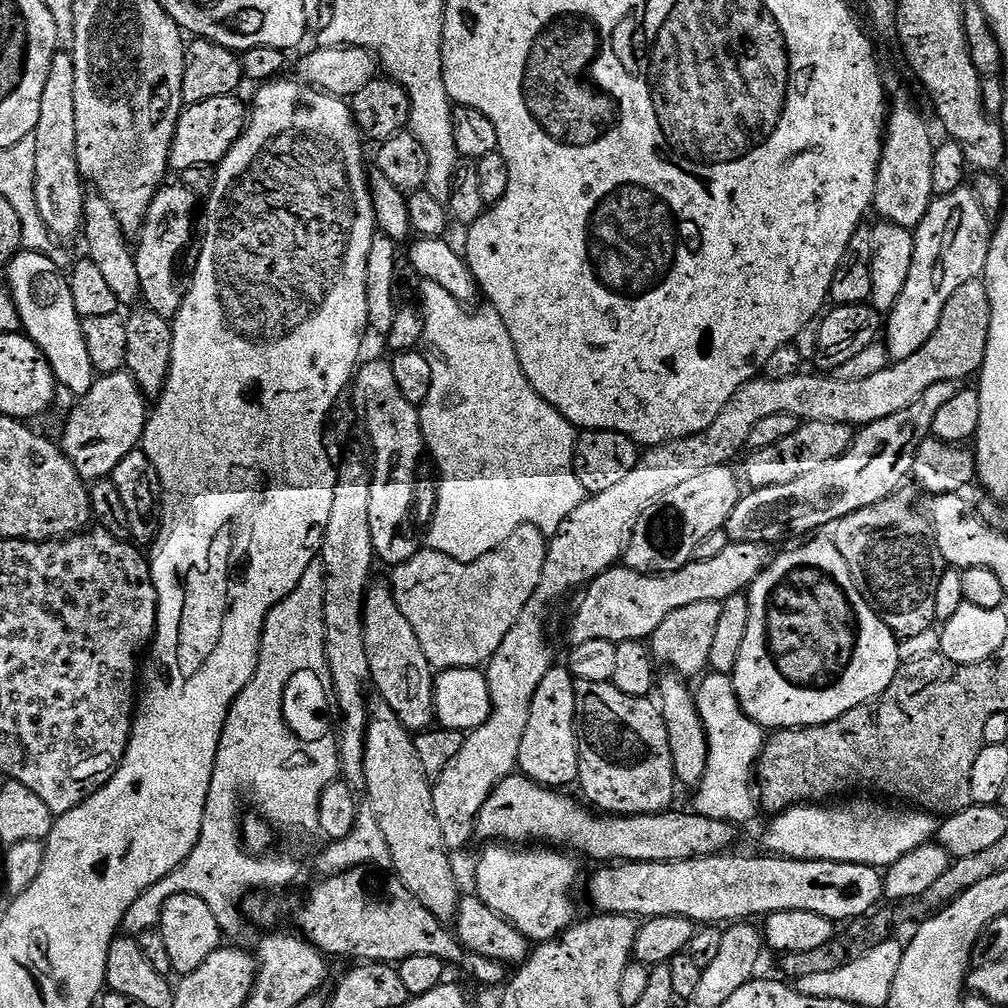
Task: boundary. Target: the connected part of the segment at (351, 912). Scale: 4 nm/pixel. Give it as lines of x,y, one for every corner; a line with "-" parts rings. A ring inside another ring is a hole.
352,868
348,872
340,872
336,876
325,876
308,892
308,897
296,908
296,924
299,935
305,940
309,940
313,946
323,952
325,957
332,956
353,956
353,961
367,962
369,964
390,964
399,966
406,958
429,957
438,958
446,966
457,964
466,975
472,980
477,980
480,984
492,988
503,985
506,980
505,965
494,962
490,958
482,958
482,954
468,952
460,945
451,931
448,932
445,925
437,916
430,914
406,886
398,879
389,879
388,884
388,904
384,900
371,900
368,892
364,889
365,873
358,868

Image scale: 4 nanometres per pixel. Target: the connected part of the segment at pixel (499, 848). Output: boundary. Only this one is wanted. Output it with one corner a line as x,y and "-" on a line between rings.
500,842
485,848
476,864
474,892
496,916
510,922
529,942
552,940
572,927
578,916
572,891
580,868
571,855
563,856
563,851
548,846
505,846

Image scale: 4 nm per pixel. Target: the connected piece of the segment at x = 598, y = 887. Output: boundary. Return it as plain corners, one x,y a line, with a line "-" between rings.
721,854
719,856
707,856
697,860
687,860
686,862
616,862
611,866
600,866
596,873
588,880
588,896
592,899
592,904
597,913
611,914
614,916
630,916
633,918
651,918
653,916
677,916
686,918
700,926
720,926
723,920
727,922
744,922
749,918
763,918
774,914
778,910
810,910
810,914
822,914
822,918
833,922
851,922
867,917
869,913
877,907
879,900
885,899
884,878
881,869
871,868
865,864
847,864
846,862
830,862
829,860
790,860
783,856
763,854
764,856
732,856
733,854

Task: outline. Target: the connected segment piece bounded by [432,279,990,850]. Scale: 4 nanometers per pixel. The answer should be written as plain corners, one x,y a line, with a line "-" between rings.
983,279
971,280
951,296
950,302
946,302
946,310
942,310
942,318
938,321
938,330
930,334
930,342
926,342
918,354
895,361
882,370
882,374
862,378
862,382
838,380
832,374
751,380
736,391
730,402
726,402
722,414
718,414
706,430
681,440
667,440
665,444
649,447
634,470
622,478
622,482
617,482
611,490
589,495
551,537
538,590
486,665
492,707
490,718
465,735
461,750
434,780
434,818
438,820
438,830
442,832
445,847
449,850
464,848
474,840
476,822
480,819
482,806
486,806
486,798
490,798
490,794
507,776
517,771
518,750
522,750
526,722
530,722
530,702
534,702
534,690
538,690
542,678
546,678
548,671
554,667
548,628
540,617
544,607
558,603
567,592
575,593
583,589
607,568
617,567
634,528
638,526
638,518
642,518
650,505
658,502
662,494
670,494
670,490
686,483
689,478
710,470
710,466
732,464
735,456
739,457
748,448
750,430
754,430
754,425
762,422
762,418
770,418
773,414
794,414
802,422
813,420
863,426
890,418
890,414
898,414
898,410
906,410
906,406
918,402
918,398
922,398
922,394
926,394
926,390
937,382
964,382
967,376
975,377
984,361
989,334
990,294
986,294

